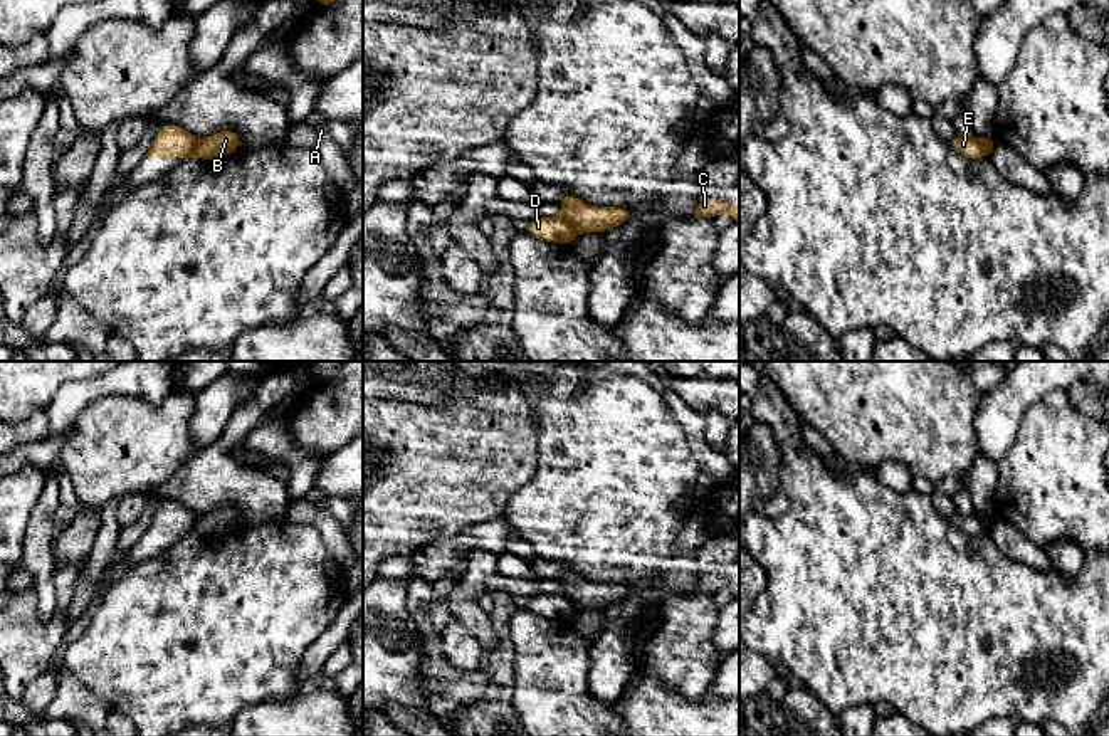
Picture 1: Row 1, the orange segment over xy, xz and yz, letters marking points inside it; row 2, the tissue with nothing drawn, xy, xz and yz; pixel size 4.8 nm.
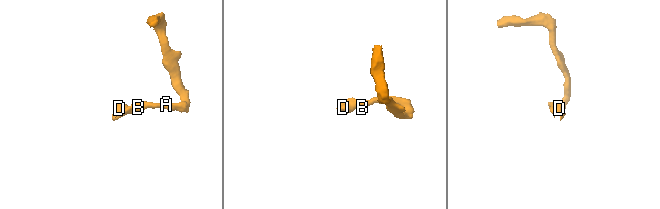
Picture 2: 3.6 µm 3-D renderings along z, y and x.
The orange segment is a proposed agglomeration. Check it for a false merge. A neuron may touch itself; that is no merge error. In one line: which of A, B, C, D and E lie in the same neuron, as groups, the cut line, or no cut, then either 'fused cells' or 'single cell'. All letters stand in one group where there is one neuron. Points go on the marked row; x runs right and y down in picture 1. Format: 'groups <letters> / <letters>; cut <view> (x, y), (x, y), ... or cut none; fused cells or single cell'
groups A B C E / D; cut xz (562, 217), (578, 232); fused cells

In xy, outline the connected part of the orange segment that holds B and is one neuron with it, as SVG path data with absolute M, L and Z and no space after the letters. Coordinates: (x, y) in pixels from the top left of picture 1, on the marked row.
M227 129L200 138L195 145L193 156L202 160L213 160L234 150L240 150L240 141L234 129Z

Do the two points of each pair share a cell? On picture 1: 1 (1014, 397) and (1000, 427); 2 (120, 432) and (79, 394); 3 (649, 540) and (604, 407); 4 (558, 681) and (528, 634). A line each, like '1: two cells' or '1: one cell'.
1: one cell
2: two cells
3: one cell
4: one cell

